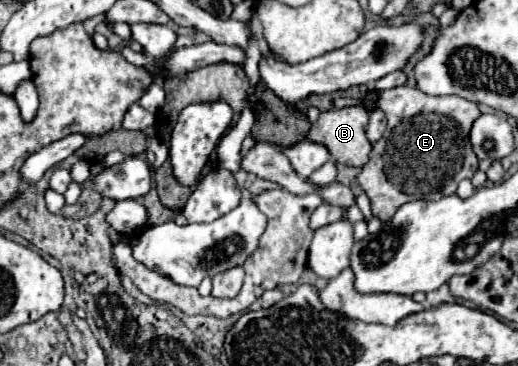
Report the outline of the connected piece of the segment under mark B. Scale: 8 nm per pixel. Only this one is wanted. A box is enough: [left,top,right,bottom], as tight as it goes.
[307,106,371,166]

